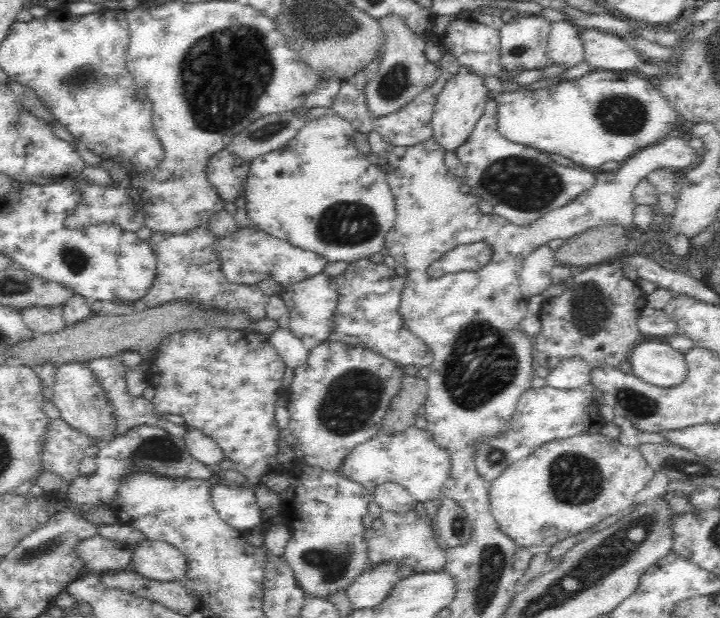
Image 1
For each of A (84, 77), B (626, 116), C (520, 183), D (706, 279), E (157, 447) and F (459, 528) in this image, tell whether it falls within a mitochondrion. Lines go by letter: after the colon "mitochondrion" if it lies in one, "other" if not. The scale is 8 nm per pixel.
A: mitochondrion
B: mitochondrion
C: mitochondrion
D: other
E: mitochondrion
F: mitochondrion

